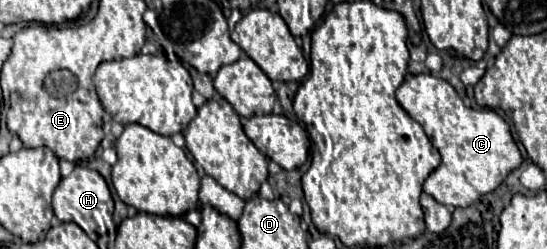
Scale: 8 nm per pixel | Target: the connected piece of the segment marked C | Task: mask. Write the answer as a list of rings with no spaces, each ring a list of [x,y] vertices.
[[[421,73],[409,77],[399,89],[397,89],[397,101],[399,105],[423,127],[429,141],[437,147],[441,153],[441,165],[427,177],[423,183],[423,191],[431,195],[435,201],[447,207],[469,207],[471,203],[479,201],[485,193],[497,189],[501,181],[521,165],[521,151],[517,143],[511,137],[509,125],[491,109],[469,109],[463,105],[461,97],[455,93],[455,89],[441,77]]]

